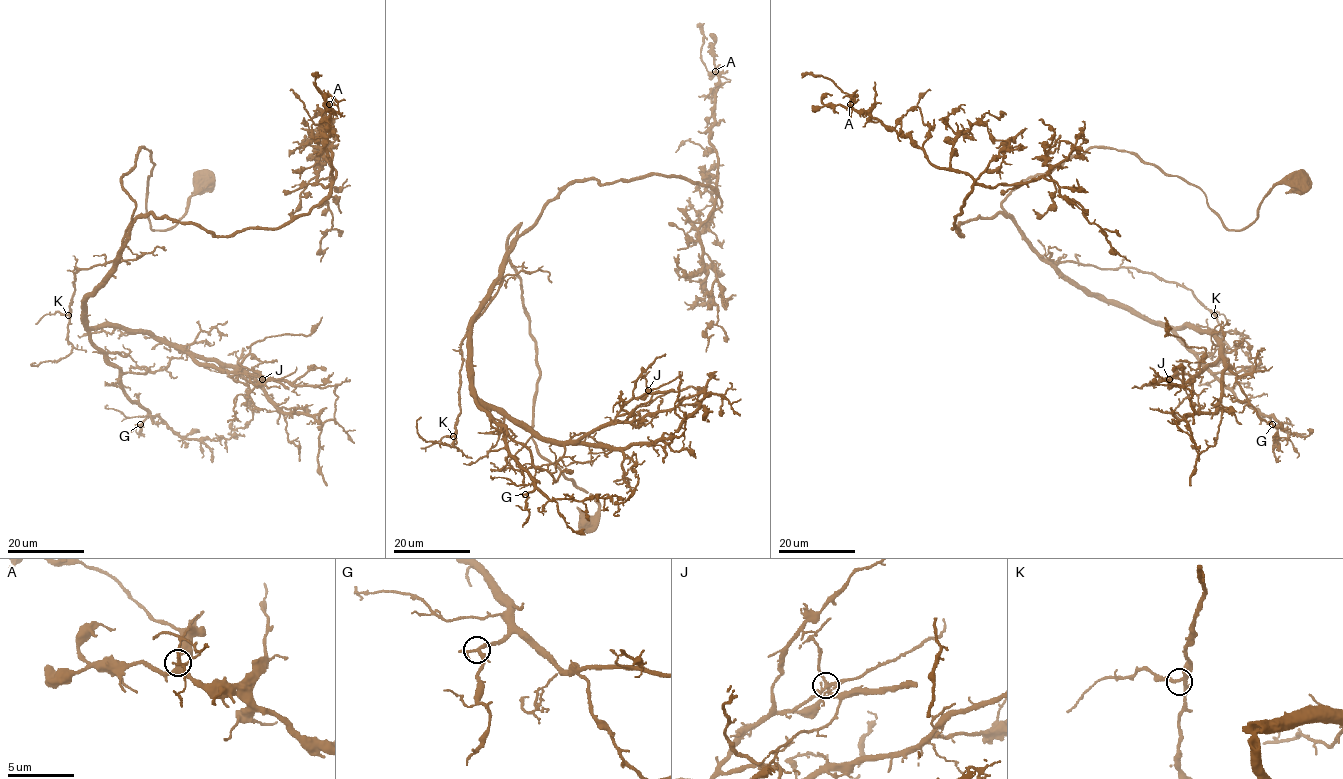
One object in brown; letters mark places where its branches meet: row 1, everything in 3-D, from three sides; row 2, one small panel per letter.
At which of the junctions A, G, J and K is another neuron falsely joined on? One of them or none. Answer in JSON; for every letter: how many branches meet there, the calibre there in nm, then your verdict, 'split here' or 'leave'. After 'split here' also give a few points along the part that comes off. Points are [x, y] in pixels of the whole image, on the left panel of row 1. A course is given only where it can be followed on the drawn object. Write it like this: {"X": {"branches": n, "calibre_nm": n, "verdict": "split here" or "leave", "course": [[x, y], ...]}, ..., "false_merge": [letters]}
{"A": {"branches": 3, "calibre_nm": 280, "verdict": "leave"}, "G": {"branches": 5, "calibre_nm": 240, "verdict": "leave"}, "J": {"branches": 5, "calibre_nm": 280, "verdict": "split here", "course": [[262, 378], [266, 377], [257, 384], [246, 400], [248, 411]]}, "K": {"branches": 3, "calibre_nm": 260, "verdict": "leave"}, "false_merge": ["J"]}

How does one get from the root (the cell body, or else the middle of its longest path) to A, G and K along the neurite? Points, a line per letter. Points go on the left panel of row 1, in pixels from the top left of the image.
A: (203, 185), (152, 230), (147, 148), (121, 178), (132, 219), (280, 228), (330, 190), (329, 104)
G: (203, 185), (152, 230), (143, 146), (121, 178), (130, 238), (87, 296), (89, 339), (148, 413), (140, 424)
K: (203, 185), (152, 230), (143, 146), (121, 178), (130, 238), (117, 262), (75, 267), (68, 315)

